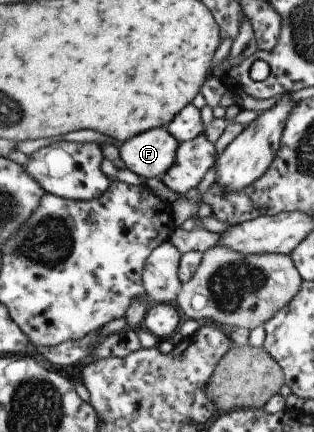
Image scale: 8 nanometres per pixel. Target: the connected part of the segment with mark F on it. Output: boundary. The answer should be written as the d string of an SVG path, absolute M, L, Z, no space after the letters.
M165 128L143 131L118 147L120 163L145 179L158 178L172 165L178 144Z

